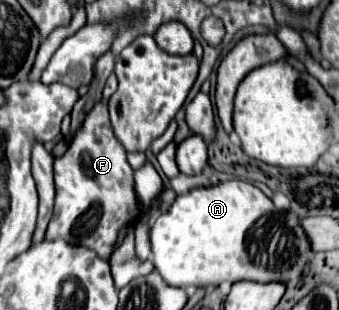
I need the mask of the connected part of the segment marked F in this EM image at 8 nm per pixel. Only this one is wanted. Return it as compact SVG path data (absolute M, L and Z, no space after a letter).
M95 104L87 114L67 152L61 158L55 158L53 174L55 210L45 230L45 240L65 238L65 242L91 248L101 254L101 258L109 260L119 232L139 220L141 208L135 192L133 168L127 162L125 148L113 134L107 106Z

